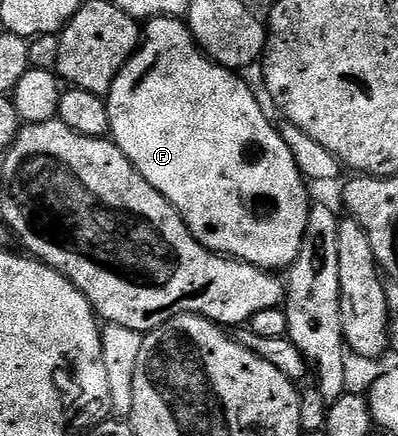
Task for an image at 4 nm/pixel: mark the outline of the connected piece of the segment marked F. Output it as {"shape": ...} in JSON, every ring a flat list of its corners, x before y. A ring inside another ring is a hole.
{"shape":[[156,16,144,25,143,39,137,52,123,66,123,70,119,70,119,74,111,86,107,97,109,131,117,148,123,150,123,154,133,163,135,170,139,170,139,174,143,174,143,178,147,178,147,182,151,182,151,186,155,186,155,190,159,190,159,194,163,194,163,198,167,198,173,203,175,210,191,230,191,234,203,247,217,252,221,256,253,264,257,268,285,270,295,262,295,258,303,246,303,234,307,230,307,218,311,207,309,192,305,189,307,181,301,175,291,150,287,150,287,142,283,142,280,131,275,127,275,124,273,128,268,114,261,109,256,94,237,76,240,75,236,71,219,66,197,47,193,36,189,33,188,23,184,19]]}

